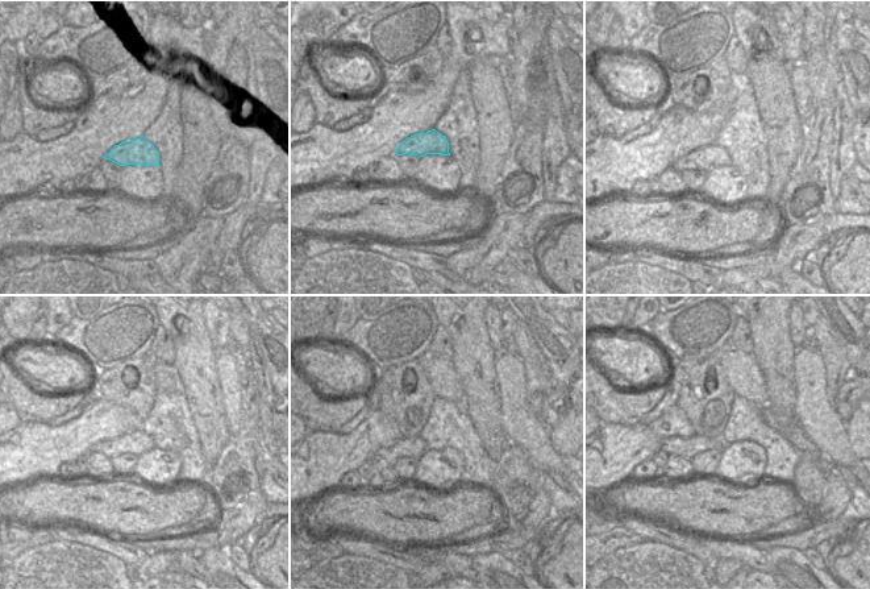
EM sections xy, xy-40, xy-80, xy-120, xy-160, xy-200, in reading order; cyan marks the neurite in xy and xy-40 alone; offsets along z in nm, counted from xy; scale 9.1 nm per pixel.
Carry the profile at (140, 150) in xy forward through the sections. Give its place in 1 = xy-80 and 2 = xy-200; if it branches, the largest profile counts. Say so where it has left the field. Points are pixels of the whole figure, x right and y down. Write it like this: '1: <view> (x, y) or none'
1: xy-80 (727, 142)
2: xy-200 (674, 457)

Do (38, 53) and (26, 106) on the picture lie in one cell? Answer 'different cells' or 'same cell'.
different cells

